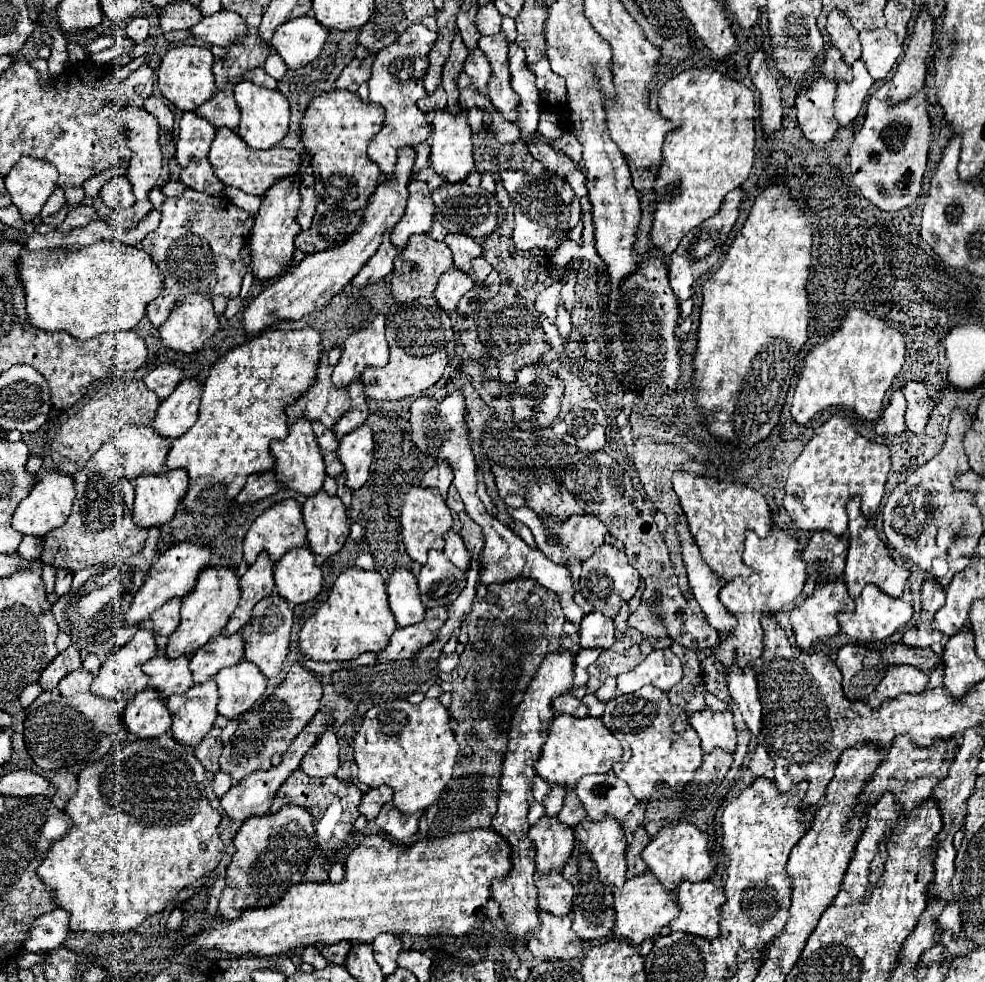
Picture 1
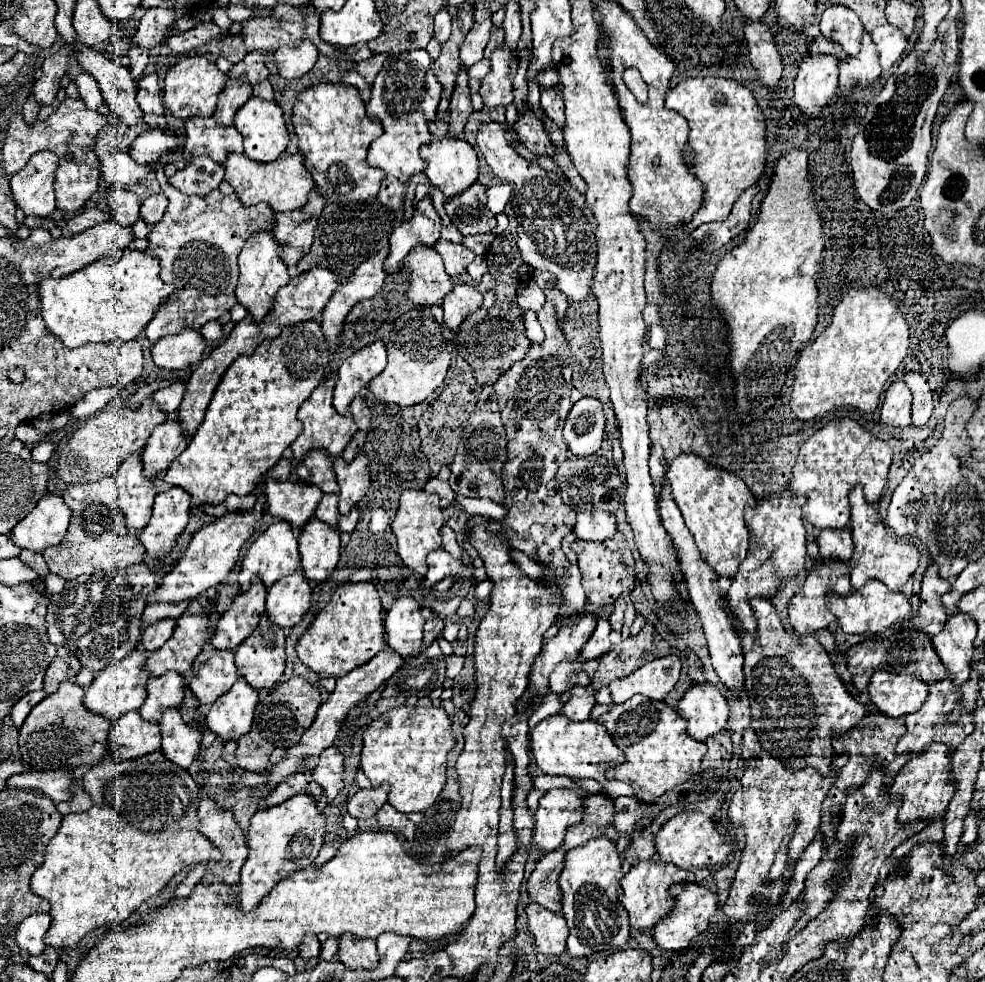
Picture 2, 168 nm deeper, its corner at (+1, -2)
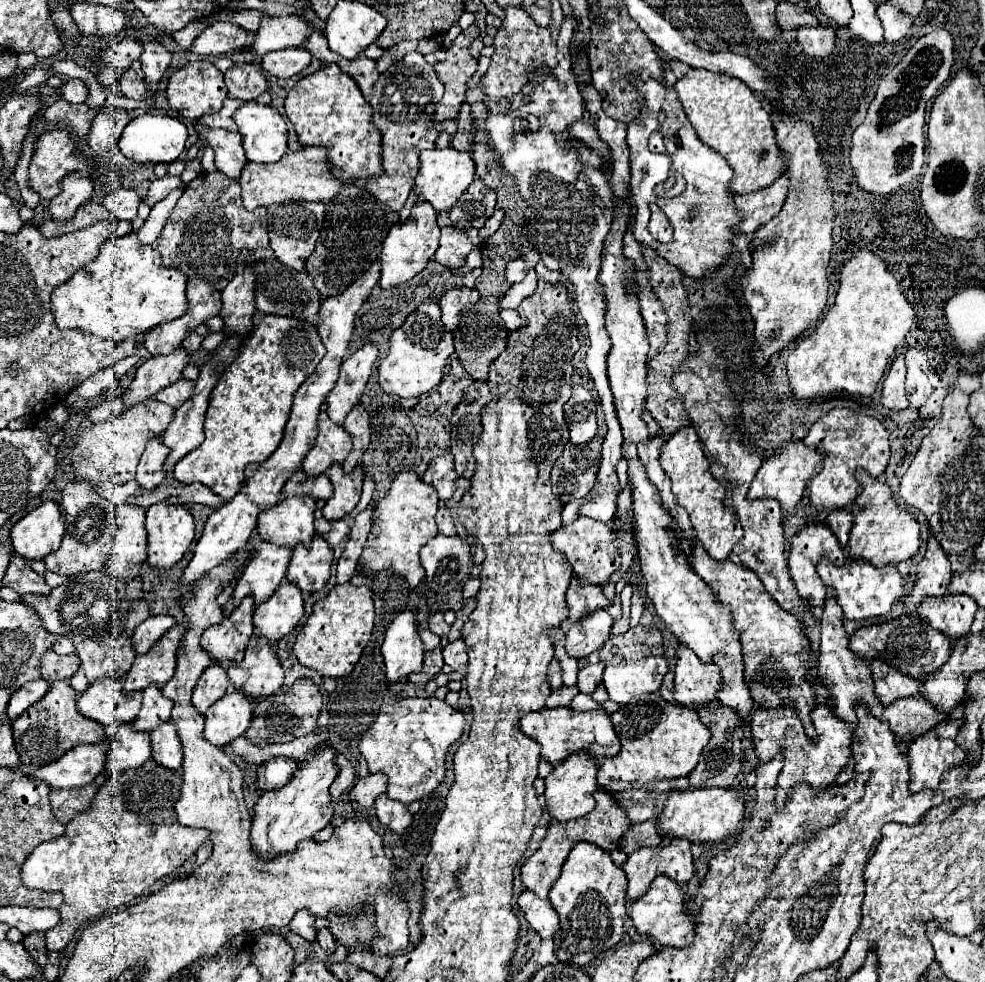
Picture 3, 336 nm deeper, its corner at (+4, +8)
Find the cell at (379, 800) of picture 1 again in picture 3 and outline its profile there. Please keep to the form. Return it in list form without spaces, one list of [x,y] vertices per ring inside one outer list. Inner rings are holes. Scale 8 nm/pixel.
[[[381,773],[367,775],[365,779],[359,779],[351,789],[349,789],[349,801],[355,801],[363,807],[373,807],[375,799],[387,791],[387,777]]]

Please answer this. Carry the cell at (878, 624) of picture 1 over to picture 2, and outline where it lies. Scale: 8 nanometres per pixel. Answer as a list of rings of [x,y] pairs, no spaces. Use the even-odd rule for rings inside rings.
[[[868,581],[860,589],[852,589],[846,597],[830,593],[826,599],[828,609],[836,615],[840,627],[844,633],[858,633],[858,635],[880,635],[884,633],[890,625],[894,625],[898,619],[908,617],[910,613],[910,603],[902,591],[890,591],[882,581]]]

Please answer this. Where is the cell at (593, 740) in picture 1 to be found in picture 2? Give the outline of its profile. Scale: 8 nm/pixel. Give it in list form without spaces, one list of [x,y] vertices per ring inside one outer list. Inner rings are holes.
[[[552,715],[540,721],[534,731],[530,731],[530,747],[538,769],[546,775],[566,775],[570,779],[596,779],[603,786],[603,792],[611,798],[632,796],[634,790],[624,782],[608,780],[604,777],[606,769],[620,765],[624,761],[624,753],[614,745],[606,727],[588,719],[588,721],[572,721],[566,715]]]

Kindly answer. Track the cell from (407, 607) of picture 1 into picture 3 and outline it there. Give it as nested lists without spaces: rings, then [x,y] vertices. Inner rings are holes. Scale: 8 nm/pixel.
[[[405,609],[395,615],[387,627],[381,653],[385,659],[385,673],[391,683],[405,679],[409,673],[421,671],[425,649],[413,611]]]

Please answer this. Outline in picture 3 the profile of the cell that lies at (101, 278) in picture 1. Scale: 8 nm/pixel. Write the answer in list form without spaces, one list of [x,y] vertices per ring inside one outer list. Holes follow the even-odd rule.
[[[129,233],[125,237],[113,237],[105,241],[95,261],[79,269],[69,281],[65,281],[53,291],[51,313],[59,329],[83,329],[109,341],[123,341],[137,333],[145,333],[165,321],[181,317],[187,309],[185,285],[187,285],[185,273],[163,267],[159,253],[151,249],[151,245],[141,245],[137,235]]]

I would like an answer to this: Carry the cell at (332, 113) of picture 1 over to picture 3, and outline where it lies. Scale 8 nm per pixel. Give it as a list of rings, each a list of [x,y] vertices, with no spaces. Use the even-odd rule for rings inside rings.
[[[335,63],[329,67],[323,67],[303,79],[299,79],[295,86],[289,91],[285,99],[285,113],[291,119],[299,143],[301,145],[315,145],[315,147],[325,147],[329,151],[327,163],[333,171],[343,171],[343,181],[353,183],[353,181],[365,181],[369,177],[379,177],[381,175],[381,131],[373,125],[371,121],[371,105],[365,101],[361,91],[357,89],[353,77],[343,73]]]

